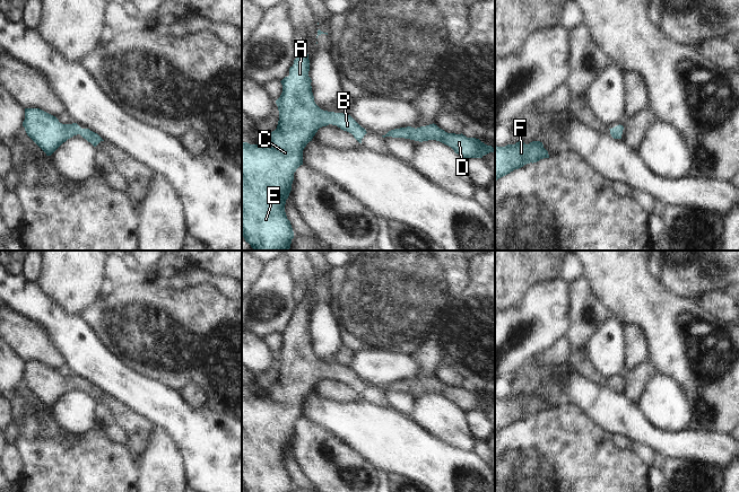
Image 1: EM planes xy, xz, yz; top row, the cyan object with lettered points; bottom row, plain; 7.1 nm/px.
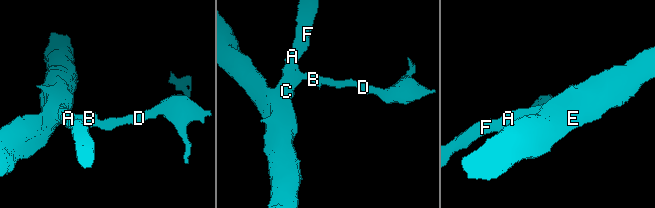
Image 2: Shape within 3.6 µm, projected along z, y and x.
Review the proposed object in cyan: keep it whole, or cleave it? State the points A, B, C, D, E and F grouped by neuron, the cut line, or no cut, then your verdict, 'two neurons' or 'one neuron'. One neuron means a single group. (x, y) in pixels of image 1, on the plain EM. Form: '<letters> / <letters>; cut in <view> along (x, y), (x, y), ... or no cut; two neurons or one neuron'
A B C D E F; no cut; one neuron

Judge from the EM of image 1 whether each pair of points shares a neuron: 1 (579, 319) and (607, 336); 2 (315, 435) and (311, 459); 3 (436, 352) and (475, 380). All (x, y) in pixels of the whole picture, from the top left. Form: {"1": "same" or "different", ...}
{"1": "different", "2": "same", "3": "same"}

